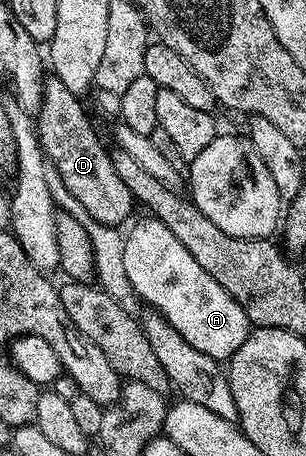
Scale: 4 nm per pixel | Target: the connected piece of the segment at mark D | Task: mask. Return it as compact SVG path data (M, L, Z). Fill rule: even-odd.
M50 76L42 83L42 107L36 115L36 125L39 144L45 154L45 158L53 162L68 191L84 206L88 216L100 224L121 227L122 221L130 214L130 208L135 207L134 197L128 192L124 180L114 167L114 159L111 151L106 151L105 146L98 140L97 134L90 126L86 114L82 108L82 100L79 95L73 94L56 77Z

